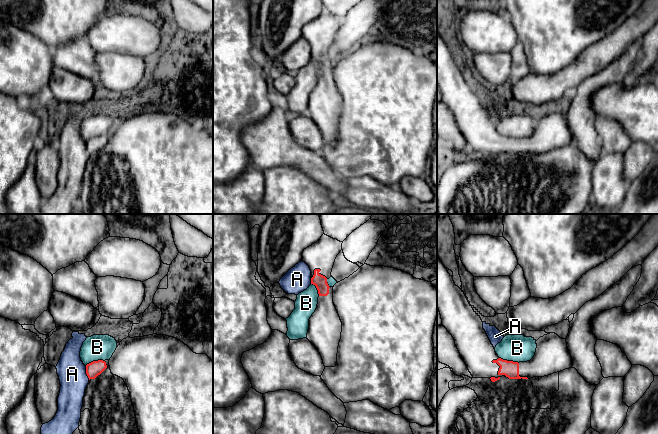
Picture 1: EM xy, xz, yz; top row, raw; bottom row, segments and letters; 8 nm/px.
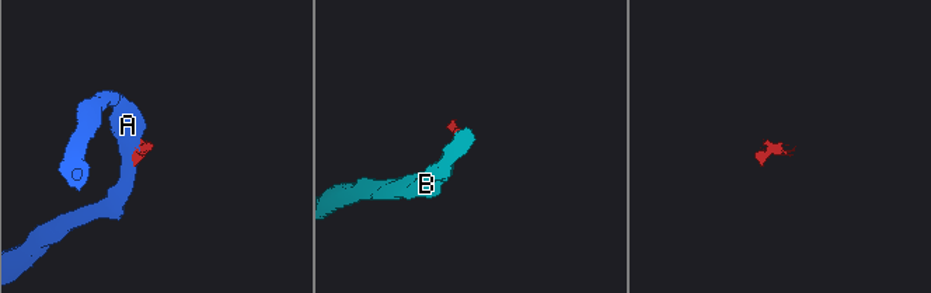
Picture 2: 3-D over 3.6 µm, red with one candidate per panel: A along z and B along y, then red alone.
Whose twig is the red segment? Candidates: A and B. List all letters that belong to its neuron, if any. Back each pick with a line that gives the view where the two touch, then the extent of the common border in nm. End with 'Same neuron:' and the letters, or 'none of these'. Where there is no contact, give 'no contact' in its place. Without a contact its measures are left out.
Same neuron: none of these

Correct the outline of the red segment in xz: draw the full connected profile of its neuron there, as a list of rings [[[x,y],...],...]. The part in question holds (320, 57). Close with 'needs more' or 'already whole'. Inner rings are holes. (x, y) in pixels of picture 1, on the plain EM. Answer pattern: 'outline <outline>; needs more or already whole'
outline [[[323,10],[302,29],[302,37],[311,46],[311,60],[316,62],[319,70],[317,84],[309,95],[307,115],[320,129],[325,143],[337,140],[342,108],[342,98],[333,79],[333,63],[327,59],[342,19]]]; needs more

